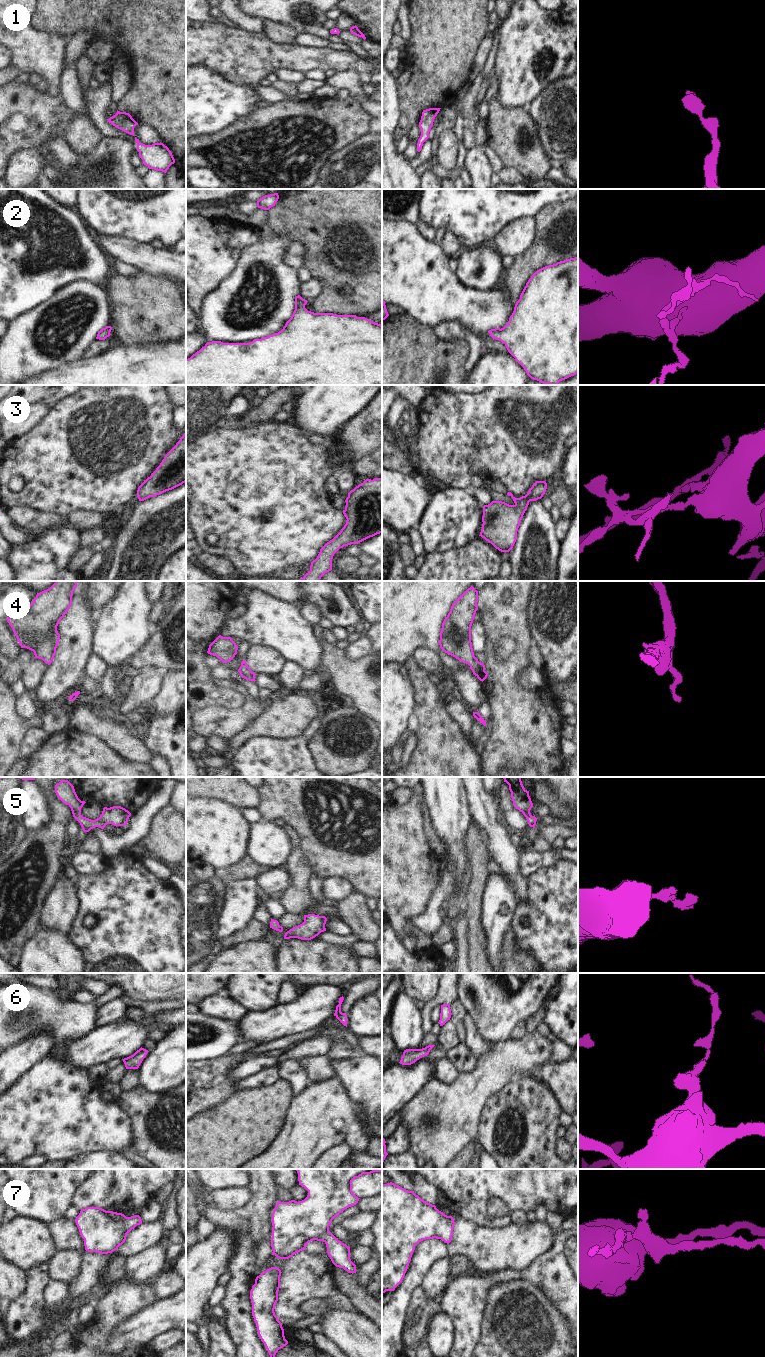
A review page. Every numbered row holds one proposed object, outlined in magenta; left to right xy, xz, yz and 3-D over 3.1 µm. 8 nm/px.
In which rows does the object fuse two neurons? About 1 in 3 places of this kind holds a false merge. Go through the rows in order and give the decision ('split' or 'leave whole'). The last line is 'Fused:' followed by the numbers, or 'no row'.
1: leave whole
2: leave whole
3: leave whole
4: leave whole
5: leave whole
6: leave whole
7: leave whole
Fused: no row

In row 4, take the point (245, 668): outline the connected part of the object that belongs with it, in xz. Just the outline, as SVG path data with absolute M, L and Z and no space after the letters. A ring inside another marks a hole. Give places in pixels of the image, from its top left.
M245 660L242 661L240 668L238 669L238 672L240 673L241 677L249 680L249 681L256 681L255 676L256 674L248 667Z

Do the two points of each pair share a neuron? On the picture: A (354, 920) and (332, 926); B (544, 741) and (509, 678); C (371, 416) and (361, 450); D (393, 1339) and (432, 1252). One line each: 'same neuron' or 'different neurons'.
A: different neurons
B: same neuron
C: same neuron
D: same neuron

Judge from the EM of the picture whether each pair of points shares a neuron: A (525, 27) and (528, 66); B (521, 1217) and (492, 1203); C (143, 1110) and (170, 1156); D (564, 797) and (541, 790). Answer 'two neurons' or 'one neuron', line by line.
A: one neuron
B: one neuron
C: one neuron
D: two neurons

